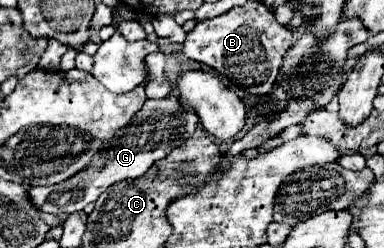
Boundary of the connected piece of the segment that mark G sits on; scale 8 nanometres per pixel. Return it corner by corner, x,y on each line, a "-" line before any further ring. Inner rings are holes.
163,97
163,99
147,99
141,111
137,111
135,119
125,125
125,129
119,129
115,137
103,145
103,149
97,153
97,165
87,165
81,173
73,175
69,181
63,181
61,185
49,185
49,187
31,187
29,197
33,205
37,205
45,213
53,215
69,215
75,211
83,211
87,203
95,203
97,197
111,185
127,179
137,179
147,173
147,169
167,157
175,147
181,147
199,125
199,117
193,107
183,105
177,97

